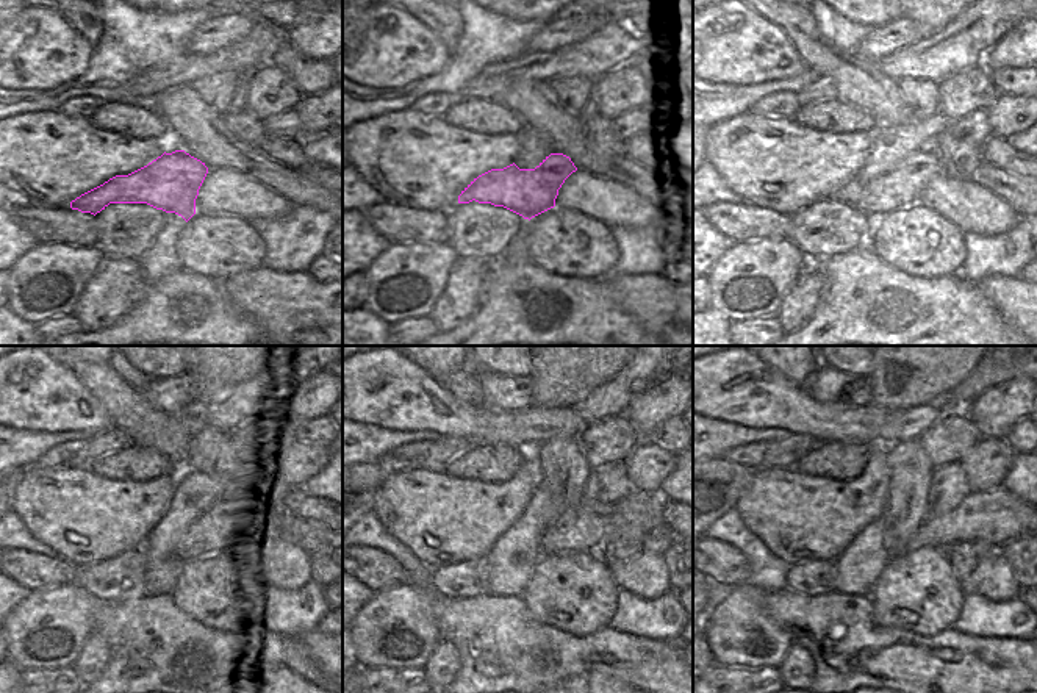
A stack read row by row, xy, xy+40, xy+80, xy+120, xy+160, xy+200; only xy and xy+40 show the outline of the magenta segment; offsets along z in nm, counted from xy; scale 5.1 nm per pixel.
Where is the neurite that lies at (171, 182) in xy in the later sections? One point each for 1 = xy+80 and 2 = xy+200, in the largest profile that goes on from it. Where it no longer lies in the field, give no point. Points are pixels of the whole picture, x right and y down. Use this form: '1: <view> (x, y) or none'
1: xy+80 (903, 186)
2: xy+200 (997, 517)

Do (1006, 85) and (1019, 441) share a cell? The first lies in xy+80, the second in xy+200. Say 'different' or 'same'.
same

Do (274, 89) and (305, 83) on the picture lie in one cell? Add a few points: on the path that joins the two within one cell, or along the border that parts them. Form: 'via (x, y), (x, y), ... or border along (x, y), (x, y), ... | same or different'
border along (271, 64), (277, 66), (302, 94) | different

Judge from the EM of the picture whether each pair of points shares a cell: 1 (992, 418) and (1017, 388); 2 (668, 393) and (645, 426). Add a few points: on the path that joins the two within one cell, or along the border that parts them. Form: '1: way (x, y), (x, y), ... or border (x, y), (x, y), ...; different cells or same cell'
1: way (1000, 410), (1014, 396); same cell
2: way (660, 401), (645, 418); same cell

